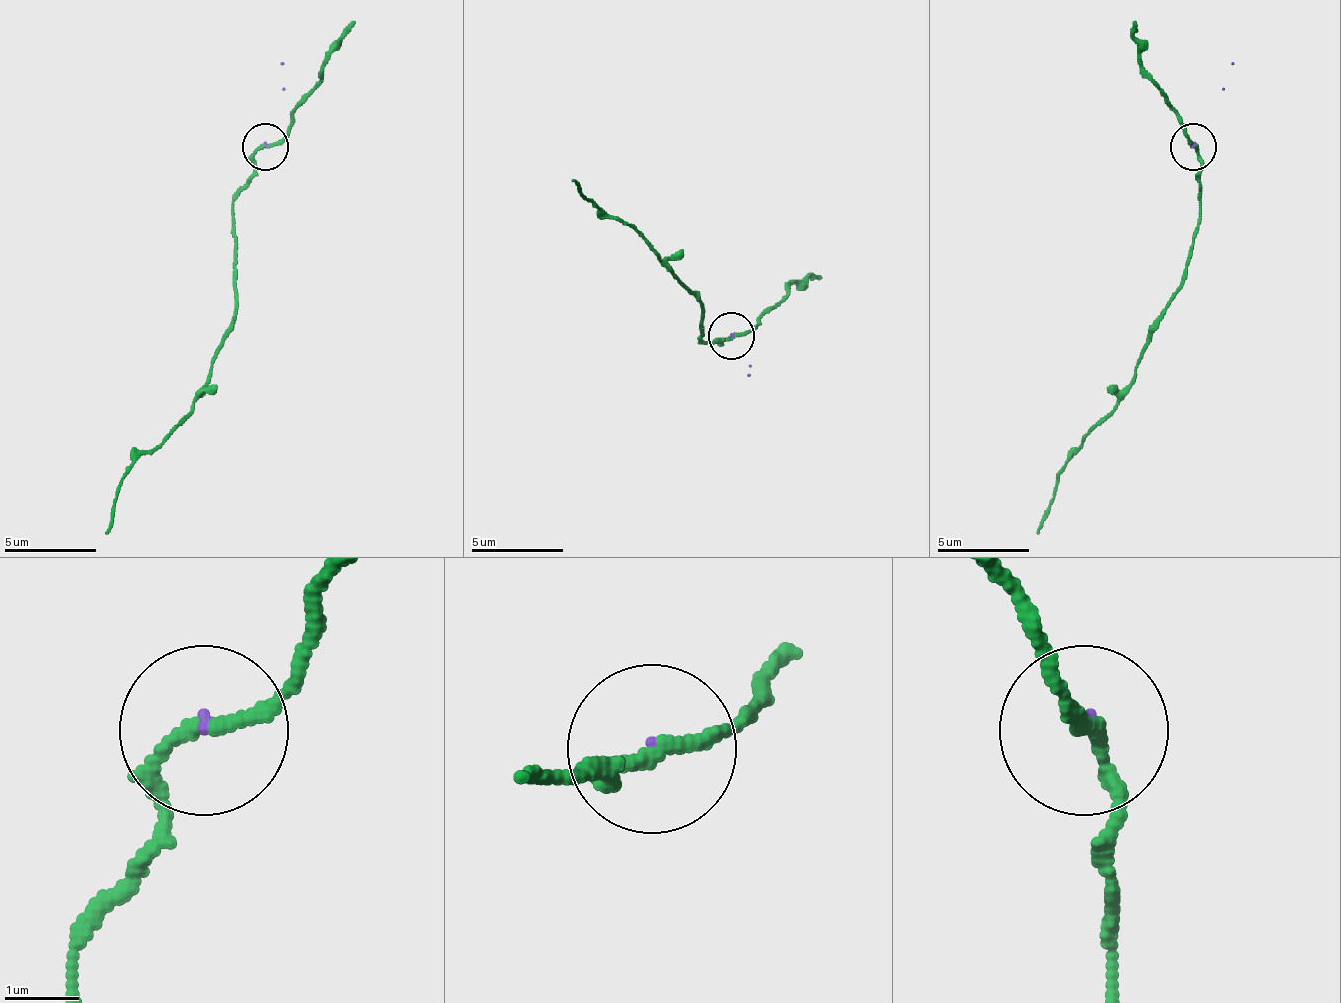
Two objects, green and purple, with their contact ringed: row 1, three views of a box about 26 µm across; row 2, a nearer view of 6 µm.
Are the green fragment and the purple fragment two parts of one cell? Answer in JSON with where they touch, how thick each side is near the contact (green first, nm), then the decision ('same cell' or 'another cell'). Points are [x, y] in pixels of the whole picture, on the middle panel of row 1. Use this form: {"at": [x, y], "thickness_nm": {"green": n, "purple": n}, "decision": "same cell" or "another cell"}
{"at": [731, 335], "thickness_nm": {"green": 190, "purple": 50}, "decision": "another cell"}

